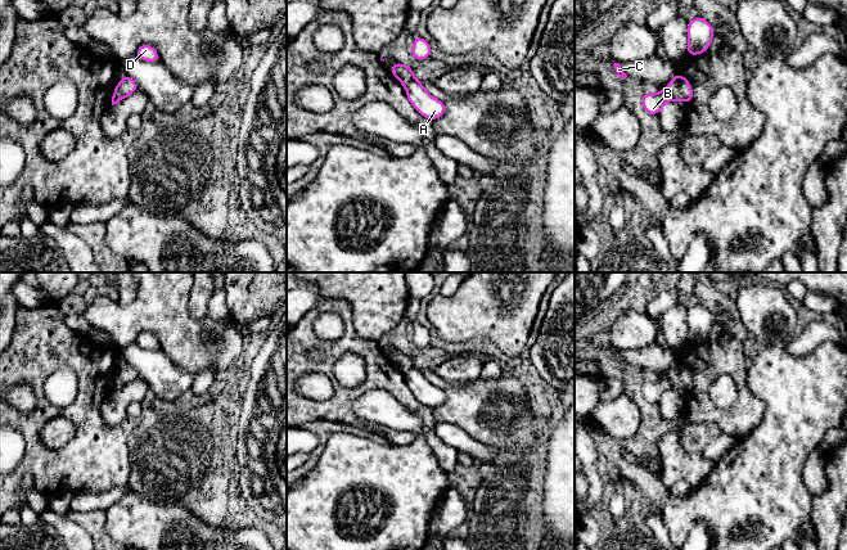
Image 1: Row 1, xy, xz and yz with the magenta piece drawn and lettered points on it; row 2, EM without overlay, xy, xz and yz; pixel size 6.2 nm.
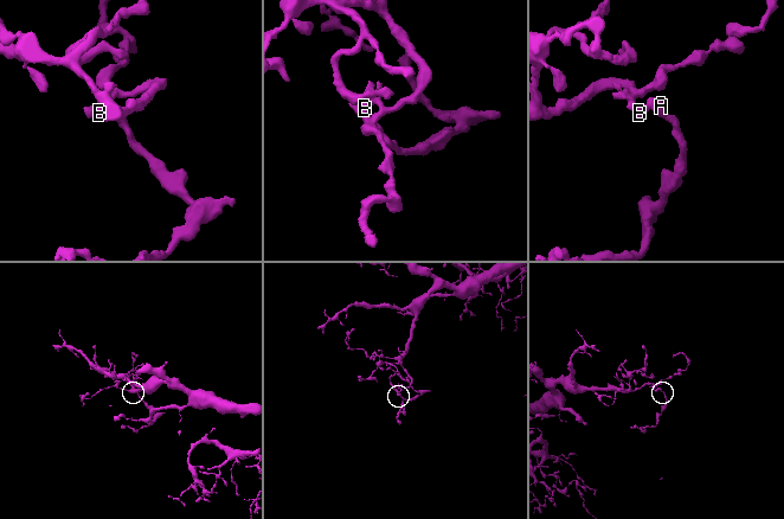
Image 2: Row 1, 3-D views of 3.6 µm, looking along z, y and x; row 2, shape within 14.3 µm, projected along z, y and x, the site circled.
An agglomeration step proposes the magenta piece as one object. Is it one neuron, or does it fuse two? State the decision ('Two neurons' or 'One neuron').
Two neurons

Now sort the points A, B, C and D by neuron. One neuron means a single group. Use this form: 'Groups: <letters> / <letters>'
Groups: A / B C D

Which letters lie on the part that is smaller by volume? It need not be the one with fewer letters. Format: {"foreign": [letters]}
{"foreign": ["A"]}

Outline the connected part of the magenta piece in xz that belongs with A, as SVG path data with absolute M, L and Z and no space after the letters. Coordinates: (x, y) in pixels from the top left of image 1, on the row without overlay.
M414 366L405 375L409 389L423 405L434 409L445 402L445 391L429 383L419 368Z

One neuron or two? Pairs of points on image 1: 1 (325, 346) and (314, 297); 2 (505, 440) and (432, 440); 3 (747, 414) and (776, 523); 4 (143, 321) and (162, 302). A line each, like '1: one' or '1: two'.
1: two
2: two
3: two
4: one

